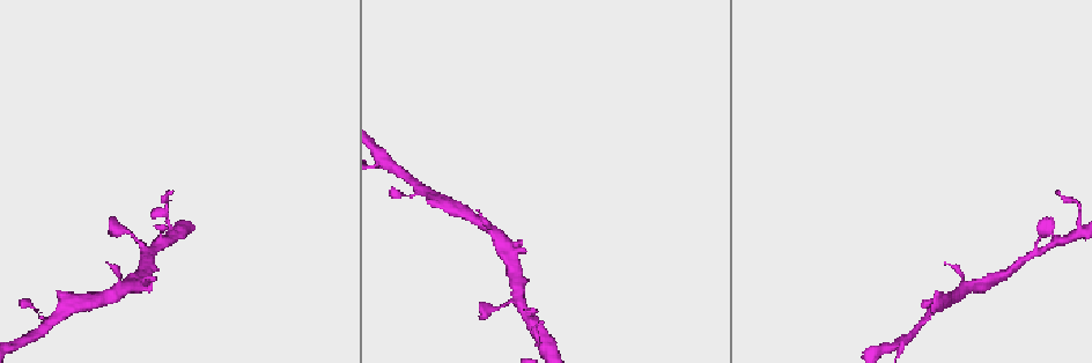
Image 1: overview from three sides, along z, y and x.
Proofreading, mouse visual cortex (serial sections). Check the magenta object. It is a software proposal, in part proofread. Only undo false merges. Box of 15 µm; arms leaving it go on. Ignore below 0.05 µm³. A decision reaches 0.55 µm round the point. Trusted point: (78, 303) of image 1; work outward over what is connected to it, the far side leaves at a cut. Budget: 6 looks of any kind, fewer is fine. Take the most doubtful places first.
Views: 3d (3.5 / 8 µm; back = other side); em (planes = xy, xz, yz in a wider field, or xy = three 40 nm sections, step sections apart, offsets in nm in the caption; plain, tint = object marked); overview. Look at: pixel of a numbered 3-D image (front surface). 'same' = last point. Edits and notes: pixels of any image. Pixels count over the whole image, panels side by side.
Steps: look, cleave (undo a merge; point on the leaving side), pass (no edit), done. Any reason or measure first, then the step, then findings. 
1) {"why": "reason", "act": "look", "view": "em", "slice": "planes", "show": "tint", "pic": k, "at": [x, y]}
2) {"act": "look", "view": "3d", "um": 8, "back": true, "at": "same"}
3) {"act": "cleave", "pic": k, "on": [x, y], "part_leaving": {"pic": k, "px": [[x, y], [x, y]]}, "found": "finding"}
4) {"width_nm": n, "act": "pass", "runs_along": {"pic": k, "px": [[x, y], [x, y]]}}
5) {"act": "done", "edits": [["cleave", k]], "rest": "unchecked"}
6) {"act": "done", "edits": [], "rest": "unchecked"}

{"why": "small branch off a trunk", "act": "look", "view": "3d", "um": 8, "pic": 1, "at": [924, 321]}

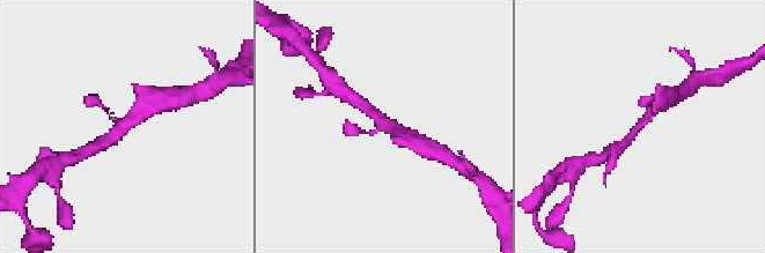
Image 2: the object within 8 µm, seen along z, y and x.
{"arms": 3, "arm_widths_nm": [100, 300, 400], "why": "now the EM", "act": "look", "view": "em", "slice": "planes", "show": "tint", "pic": 2, "at": [644, 120]}

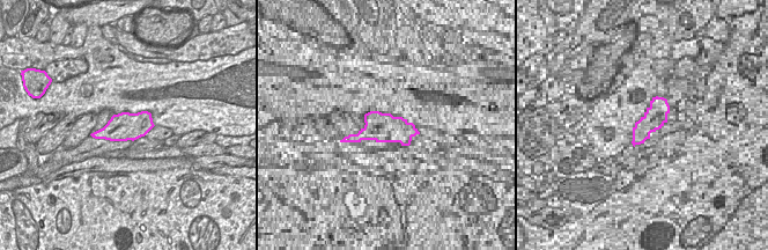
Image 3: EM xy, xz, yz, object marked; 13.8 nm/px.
{"act": "pass", "runs_along": {"pic": 2, "px": [[153, 102], [146, 102], [105, 142]]}, "found": "continuous, no second cell"}

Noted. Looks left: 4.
{"why": "abrupt turn", "act": "look", "view": "em", "slice": "xy", "step": 5, "show": "tint", "pic": 1, "at": [385, 161]}

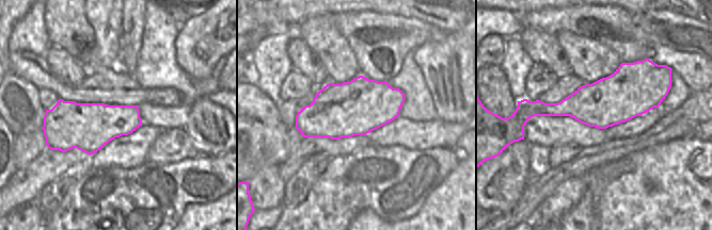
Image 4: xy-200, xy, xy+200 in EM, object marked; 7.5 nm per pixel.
{"act": "look", "view": "3d", "um": 3.5, "at": "same"}

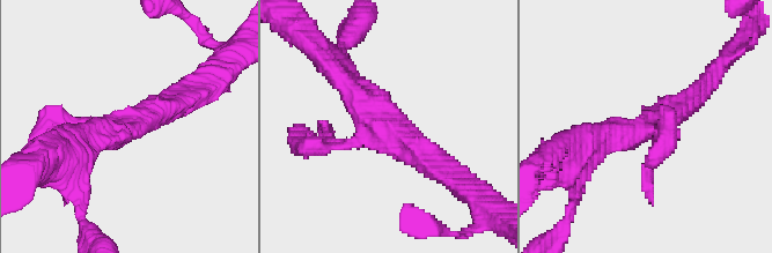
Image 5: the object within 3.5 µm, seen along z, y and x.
{"arm_widths_nm": [150, 350, 350], "act": "pass", "runs_along": {"pic": 4, "px": [[660, 98], [617, 98], [529, 113]]}, "found": "continuous, no second cell"}

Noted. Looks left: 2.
{"act": "look", "view": "3d", "um": 8, "pic": 1, "at": [139, 286]}

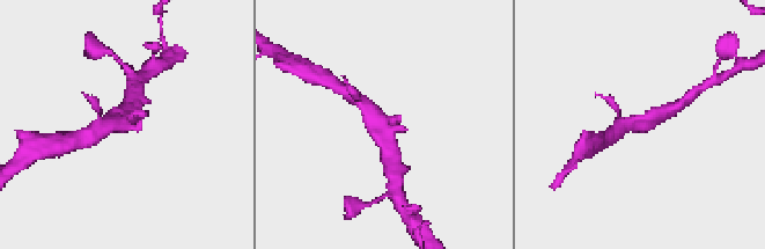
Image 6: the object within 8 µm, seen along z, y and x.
{"act": "look", "view": "em", "slice": "xy", "step": 3, "show": "tint", "pic": 6, "at": [386, 130]}

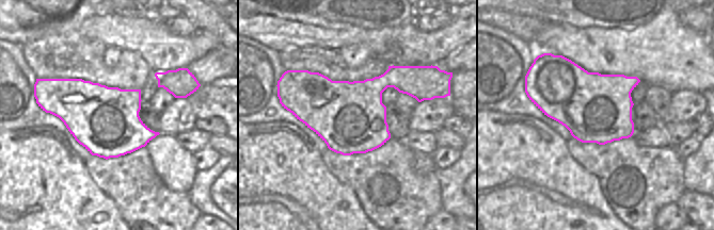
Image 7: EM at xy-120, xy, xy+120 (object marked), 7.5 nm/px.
{"act": "pass", "runs_along": {"pic": 6, "px": [[365, 104], [381, 122], [394, 156]]}, "found": "one cell here"}

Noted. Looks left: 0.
{"act": "done", "edits": [], "rest": "unchecked"}

